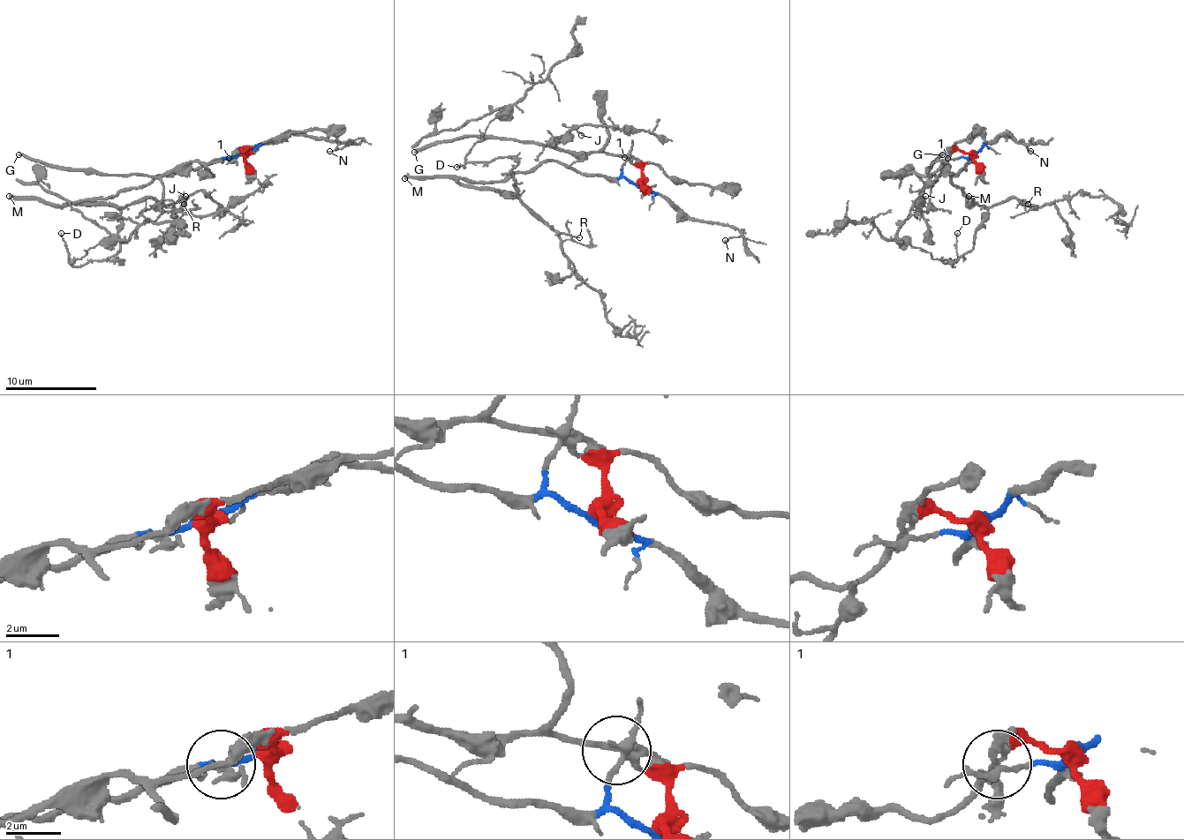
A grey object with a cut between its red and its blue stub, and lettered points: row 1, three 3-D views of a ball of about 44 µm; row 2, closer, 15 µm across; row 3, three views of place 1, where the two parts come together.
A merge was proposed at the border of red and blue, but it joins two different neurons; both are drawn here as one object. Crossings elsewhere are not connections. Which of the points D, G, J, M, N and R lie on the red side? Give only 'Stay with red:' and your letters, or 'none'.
Stay with red: G, J

